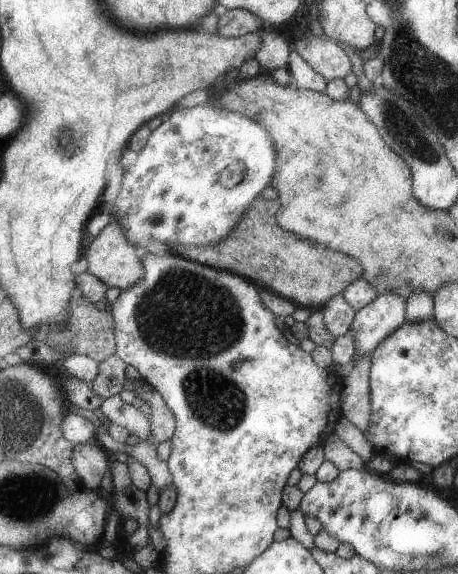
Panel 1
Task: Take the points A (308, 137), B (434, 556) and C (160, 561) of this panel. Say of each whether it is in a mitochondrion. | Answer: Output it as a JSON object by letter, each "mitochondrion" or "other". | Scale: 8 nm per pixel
{"A":"other","B":"mitochondrion","C":"other"}

